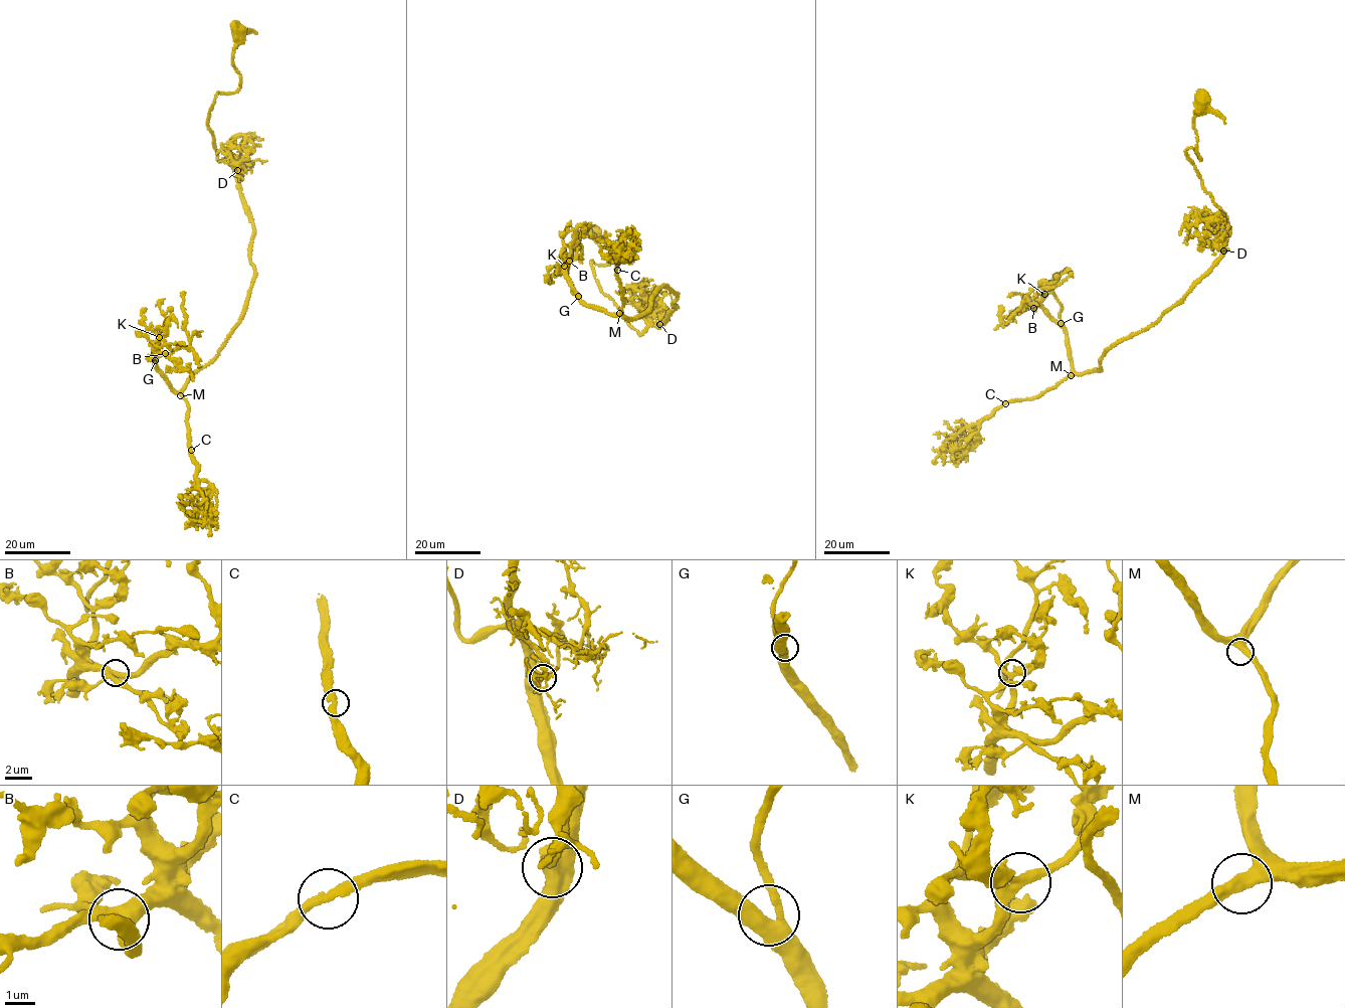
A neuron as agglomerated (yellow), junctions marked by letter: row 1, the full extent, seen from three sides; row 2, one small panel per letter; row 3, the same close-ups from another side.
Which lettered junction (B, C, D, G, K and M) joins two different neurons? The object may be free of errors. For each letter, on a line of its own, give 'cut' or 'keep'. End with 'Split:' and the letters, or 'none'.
B: keep
C: keep
D: keep
G: keep
K: keep
M: keep
Split: none

